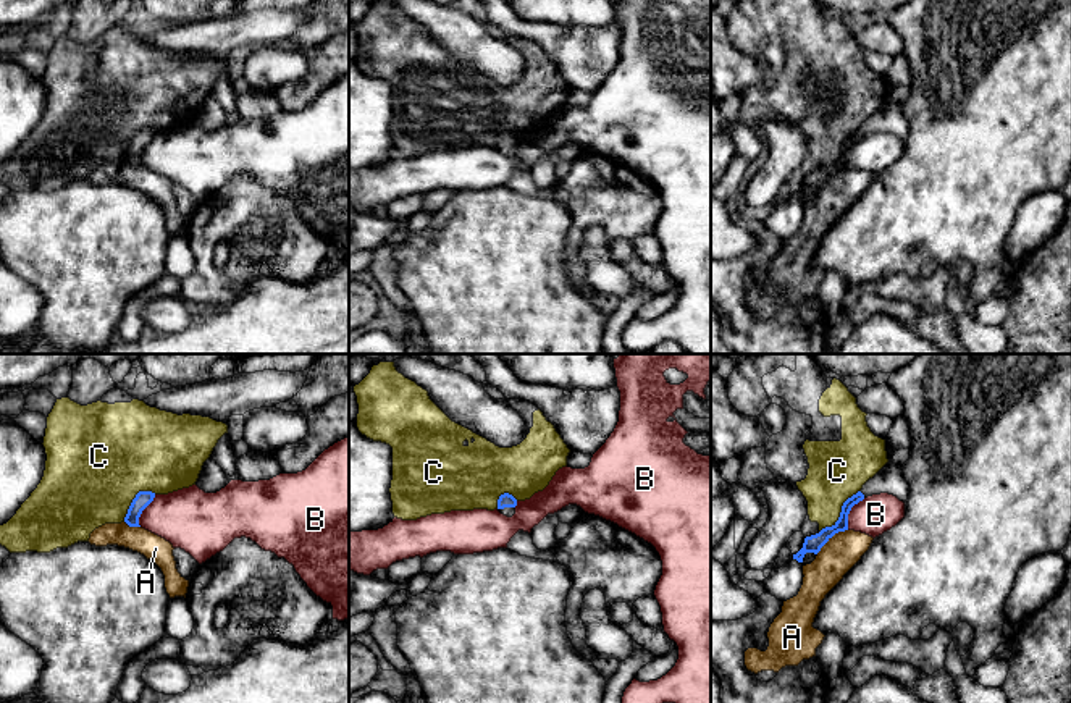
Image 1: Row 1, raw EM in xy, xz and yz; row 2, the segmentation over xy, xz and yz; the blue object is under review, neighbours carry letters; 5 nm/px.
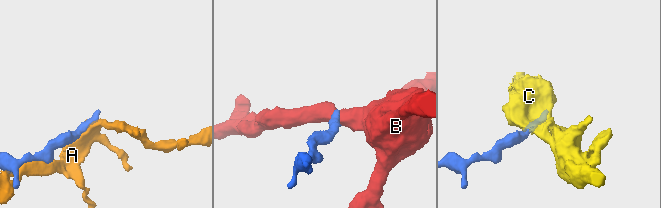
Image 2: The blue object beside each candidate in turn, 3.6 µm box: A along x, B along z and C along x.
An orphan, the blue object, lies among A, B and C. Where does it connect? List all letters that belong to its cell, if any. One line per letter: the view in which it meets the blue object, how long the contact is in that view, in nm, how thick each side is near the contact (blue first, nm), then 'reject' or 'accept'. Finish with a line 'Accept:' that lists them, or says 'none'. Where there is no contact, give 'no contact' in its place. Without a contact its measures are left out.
A: yz | 200 nm | 90/180 nm | reject
B: yz | 180 nm | 90/190 nm | reject
C: yz | 300 nm | 90/280 nm | reject
Accept: none

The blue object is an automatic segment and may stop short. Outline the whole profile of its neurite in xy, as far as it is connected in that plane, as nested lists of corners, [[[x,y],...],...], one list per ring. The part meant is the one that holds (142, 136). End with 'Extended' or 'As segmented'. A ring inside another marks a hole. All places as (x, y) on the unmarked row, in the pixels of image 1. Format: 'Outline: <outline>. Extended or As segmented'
Outline: [[[139,129],[128,147],[124,160],[129,165],[141,165],[139,155],[142,149],[153,139],[153,136],[155,136],[155,131],[152,129]]]. As segmented

